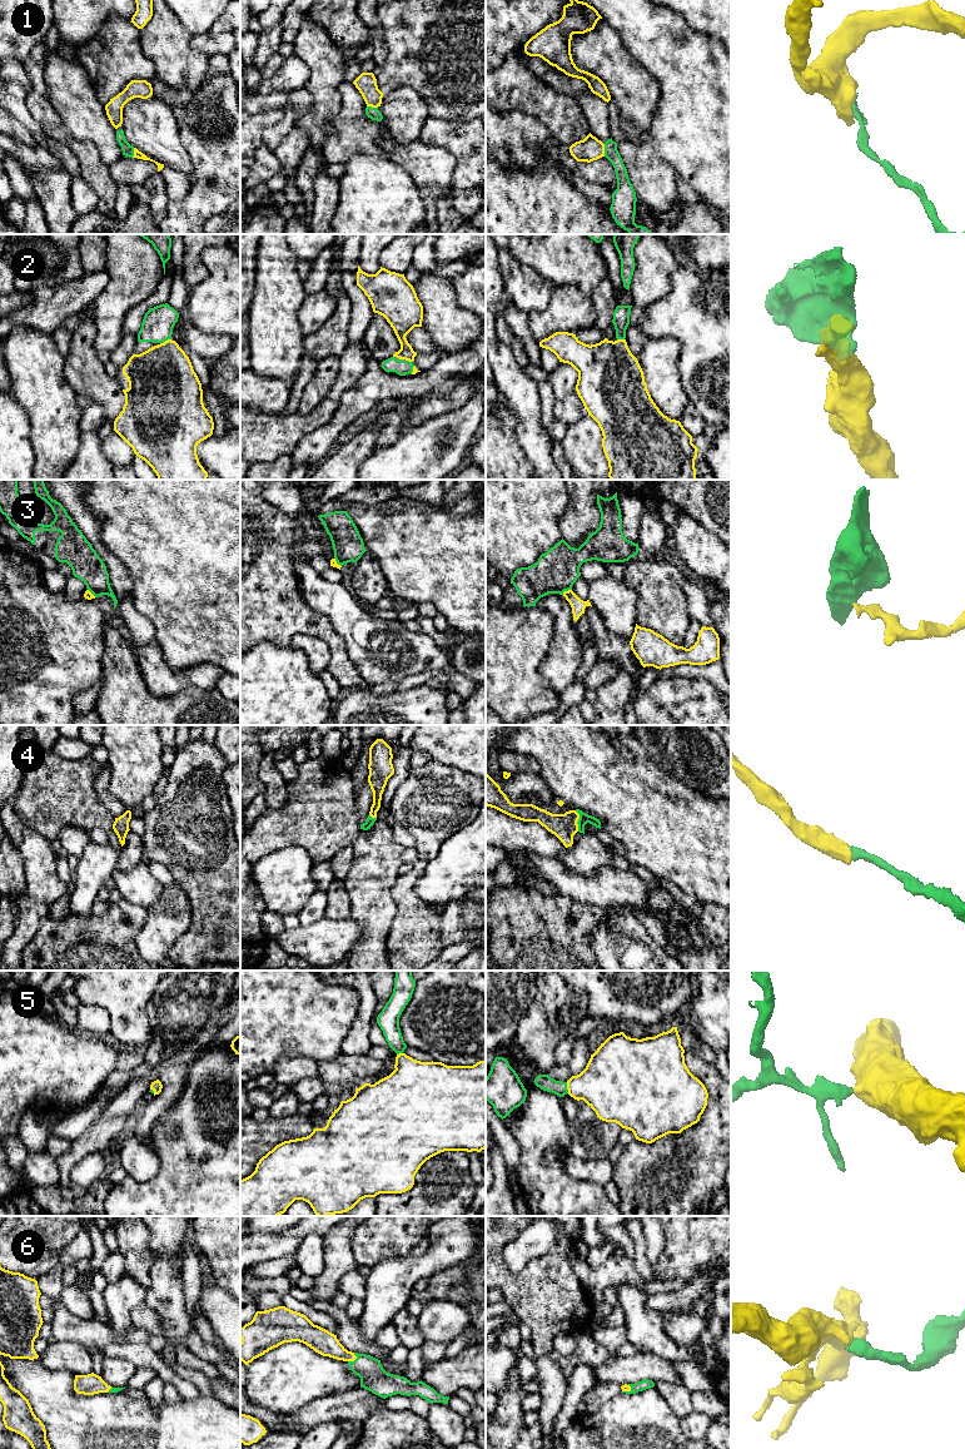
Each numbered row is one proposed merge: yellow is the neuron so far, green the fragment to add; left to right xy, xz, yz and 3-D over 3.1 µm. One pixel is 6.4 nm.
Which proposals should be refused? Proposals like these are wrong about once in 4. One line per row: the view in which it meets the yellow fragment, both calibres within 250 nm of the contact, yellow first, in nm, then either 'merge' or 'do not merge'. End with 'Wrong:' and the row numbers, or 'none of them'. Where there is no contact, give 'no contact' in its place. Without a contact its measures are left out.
1: contact in yz; calibres 150 and 90 nm; do not merge
2: contact in xy; calibres 420 and 200 nm; merge
3: contact in yz; calibres 90 and 280 nm; do not merge
4: contact in yz; calibres 160 and 70 nm; merge
5: contact in yz; calibres 340 and 100 nm; merge
6: contact in xz; calibres 160 and 170 nm; merge
Wrong: 1, 3

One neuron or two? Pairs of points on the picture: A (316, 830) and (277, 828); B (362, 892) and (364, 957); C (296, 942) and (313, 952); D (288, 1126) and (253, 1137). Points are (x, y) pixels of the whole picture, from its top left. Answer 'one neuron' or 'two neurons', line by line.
A: one neuron
B: one neuron
C: one neuron
D: one neuron

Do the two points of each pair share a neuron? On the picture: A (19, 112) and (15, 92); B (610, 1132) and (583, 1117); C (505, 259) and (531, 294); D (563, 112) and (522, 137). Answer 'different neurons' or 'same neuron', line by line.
A: same neuron
B: same neuron
C: same neuron
D: different neurons

